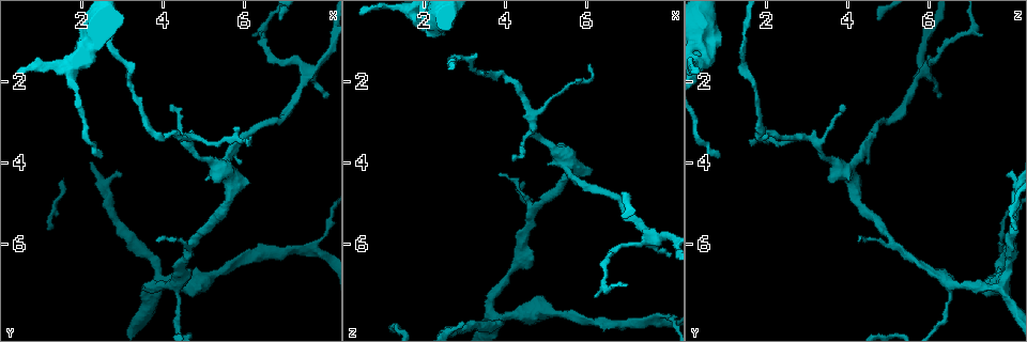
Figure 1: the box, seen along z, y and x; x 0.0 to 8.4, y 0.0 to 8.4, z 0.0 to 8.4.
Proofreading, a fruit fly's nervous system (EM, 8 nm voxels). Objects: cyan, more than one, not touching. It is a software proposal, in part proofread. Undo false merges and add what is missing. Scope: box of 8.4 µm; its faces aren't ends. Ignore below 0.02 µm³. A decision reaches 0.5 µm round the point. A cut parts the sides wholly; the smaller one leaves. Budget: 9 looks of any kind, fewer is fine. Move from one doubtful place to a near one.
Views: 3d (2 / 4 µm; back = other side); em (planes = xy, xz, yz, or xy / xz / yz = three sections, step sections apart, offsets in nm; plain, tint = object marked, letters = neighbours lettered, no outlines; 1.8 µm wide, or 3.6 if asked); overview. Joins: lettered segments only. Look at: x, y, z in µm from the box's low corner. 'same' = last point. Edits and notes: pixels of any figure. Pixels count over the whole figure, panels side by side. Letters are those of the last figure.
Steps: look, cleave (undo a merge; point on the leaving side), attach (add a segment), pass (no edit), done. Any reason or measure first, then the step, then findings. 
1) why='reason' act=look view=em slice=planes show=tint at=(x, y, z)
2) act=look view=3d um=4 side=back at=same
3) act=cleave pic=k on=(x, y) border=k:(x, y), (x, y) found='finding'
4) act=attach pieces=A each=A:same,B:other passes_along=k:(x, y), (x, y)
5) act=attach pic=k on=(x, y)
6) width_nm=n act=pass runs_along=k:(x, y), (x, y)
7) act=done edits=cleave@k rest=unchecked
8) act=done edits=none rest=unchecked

why='abrupt turn' act=look view=3d um=2 at=(7.55, 1.70, 5.95)

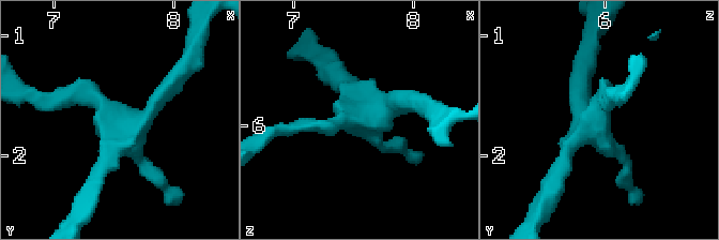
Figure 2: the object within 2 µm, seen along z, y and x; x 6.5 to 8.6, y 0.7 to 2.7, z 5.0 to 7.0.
why='shape alone is not enough' act=look view=em slice=planes show=tint at=(7.52, 1.74, 5.94)

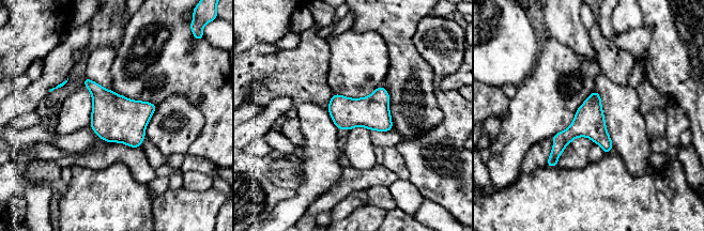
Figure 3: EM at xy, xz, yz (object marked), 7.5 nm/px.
act=look view=em slice=planes show=letters at=same

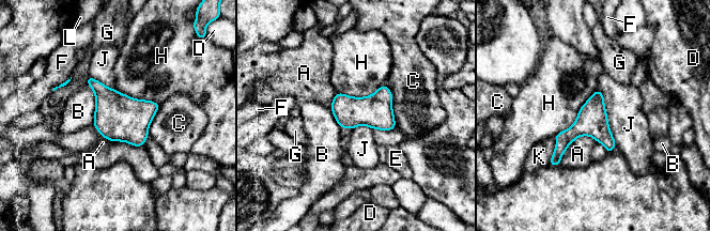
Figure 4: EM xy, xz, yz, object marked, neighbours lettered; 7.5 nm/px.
act=pass each=A:other,B:other,C:other,D:other,E:other,F:other,G:other,H:other,J:other,K:other,L:other border=4:(598, 89), (617, 144) found='all the same cell'

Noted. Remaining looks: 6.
why='free end' act=look view=3d um=2 at=(2.45, 3.90, 0.80)

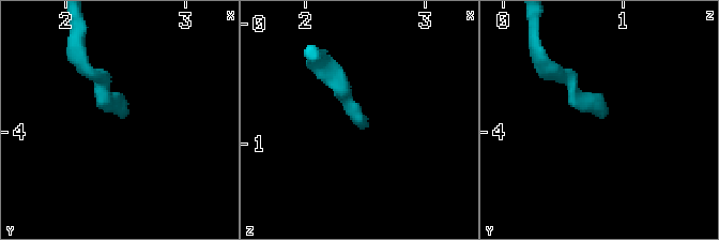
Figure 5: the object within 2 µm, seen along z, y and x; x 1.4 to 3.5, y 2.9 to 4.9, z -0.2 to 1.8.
why='need the tissue' act=look view=em slice=xy step=16 show=letters at=(2.46, 3.86, 0.84)

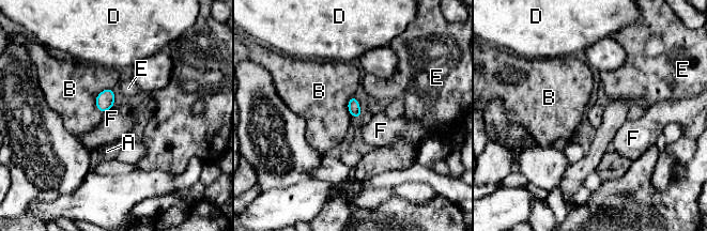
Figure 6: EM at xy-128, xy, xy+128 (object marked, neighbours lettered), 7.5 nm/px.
width_nm=90 act=pass each=A:other,B:other,D:other,E:other,F:other border=6:(111, 89), (96, 96), (101, 112) found='none of them fits'

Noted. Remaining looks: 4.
why='sharp bend' act=look view=3d um=2 at=(5.55, 4.15, 4.00)

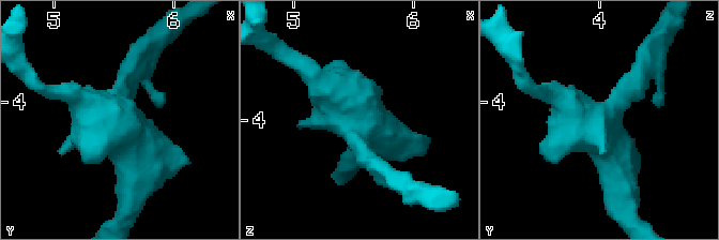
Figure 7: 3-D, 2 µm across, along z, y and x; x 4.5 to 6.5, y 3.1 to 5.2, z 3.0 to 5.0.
act=look view=em slice=planes show=letters at=(5.56, 4.14, 4.02)

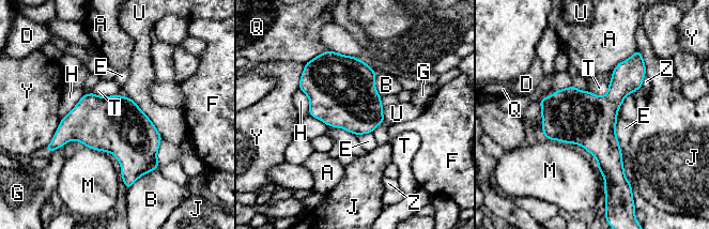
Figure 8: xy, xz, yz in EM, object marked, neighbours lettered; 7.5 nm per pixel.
act=pass each=A:other,B:other,D:other,E:other,F:other,G:other,H:other,J:other,M:other,Q:other,T:other,U:other,Y:other,Z:other border=8:(609, 84), (602, 95), (588, 90) found='one cell here'

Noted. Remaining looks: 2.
why='branch stops here' act=look view=em slice=planes show=letters at=(3.00, 4.30, 7.90)

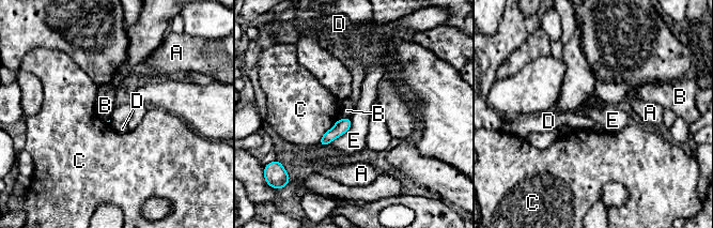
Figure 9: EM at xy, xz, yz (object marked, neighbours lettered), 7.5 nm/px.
act=pass each=A:other,B:other,C:other,D:other,E:other border=9:(351, 118), (351, 126), (327, 145) found='no lettered segment goes on from it'

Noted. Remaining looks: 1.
act=done edits=none rest=unchecked

